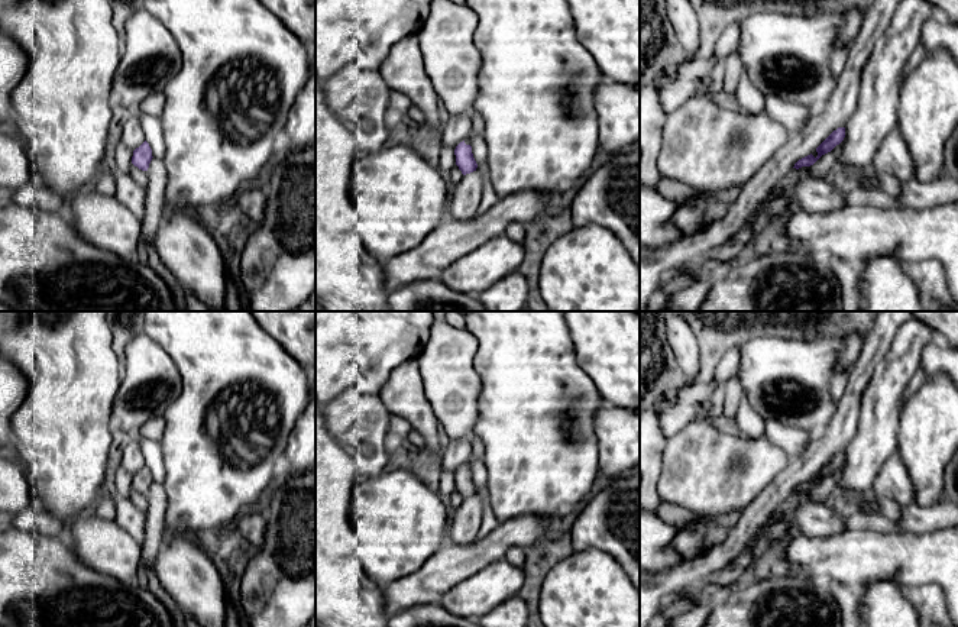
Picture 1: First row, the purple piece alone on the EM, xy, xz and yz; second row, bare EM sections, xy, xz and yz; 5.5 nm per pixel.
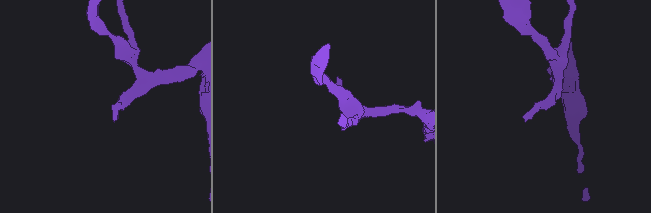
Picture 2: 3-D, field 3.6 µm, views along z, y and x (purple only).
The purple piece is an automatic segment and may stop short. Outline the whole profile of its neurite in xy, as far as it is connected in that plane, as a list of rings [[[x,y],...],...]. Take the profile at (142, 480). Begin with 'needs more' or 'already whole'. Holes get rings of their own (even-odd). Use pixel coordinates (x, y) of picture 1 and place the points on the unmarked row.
already whole; [[[145,465],[139,472],[133,475],[132,488],[142,495],[148,495],[152,482],[152,474]]]

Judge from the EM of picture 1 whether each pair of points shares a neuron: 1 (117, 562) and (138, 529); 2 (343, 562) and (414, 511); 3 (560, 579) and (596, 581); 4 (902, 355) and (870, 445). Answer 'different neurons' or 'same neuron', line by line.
1: different neurons
2: different neurons
3: same neuron
4: same neuron

